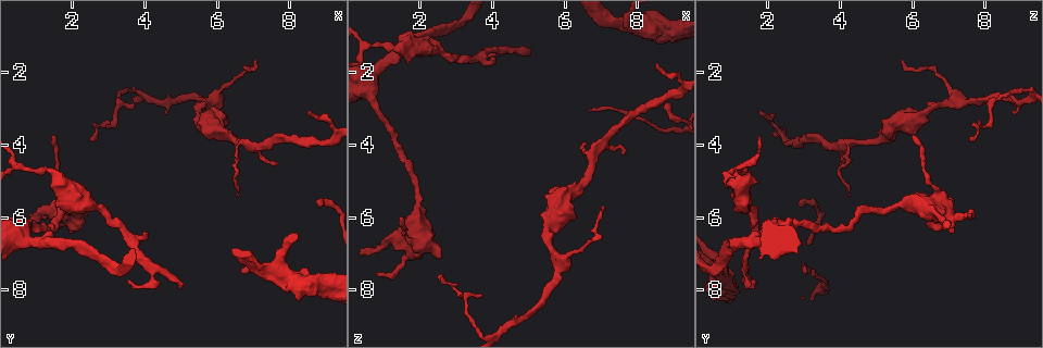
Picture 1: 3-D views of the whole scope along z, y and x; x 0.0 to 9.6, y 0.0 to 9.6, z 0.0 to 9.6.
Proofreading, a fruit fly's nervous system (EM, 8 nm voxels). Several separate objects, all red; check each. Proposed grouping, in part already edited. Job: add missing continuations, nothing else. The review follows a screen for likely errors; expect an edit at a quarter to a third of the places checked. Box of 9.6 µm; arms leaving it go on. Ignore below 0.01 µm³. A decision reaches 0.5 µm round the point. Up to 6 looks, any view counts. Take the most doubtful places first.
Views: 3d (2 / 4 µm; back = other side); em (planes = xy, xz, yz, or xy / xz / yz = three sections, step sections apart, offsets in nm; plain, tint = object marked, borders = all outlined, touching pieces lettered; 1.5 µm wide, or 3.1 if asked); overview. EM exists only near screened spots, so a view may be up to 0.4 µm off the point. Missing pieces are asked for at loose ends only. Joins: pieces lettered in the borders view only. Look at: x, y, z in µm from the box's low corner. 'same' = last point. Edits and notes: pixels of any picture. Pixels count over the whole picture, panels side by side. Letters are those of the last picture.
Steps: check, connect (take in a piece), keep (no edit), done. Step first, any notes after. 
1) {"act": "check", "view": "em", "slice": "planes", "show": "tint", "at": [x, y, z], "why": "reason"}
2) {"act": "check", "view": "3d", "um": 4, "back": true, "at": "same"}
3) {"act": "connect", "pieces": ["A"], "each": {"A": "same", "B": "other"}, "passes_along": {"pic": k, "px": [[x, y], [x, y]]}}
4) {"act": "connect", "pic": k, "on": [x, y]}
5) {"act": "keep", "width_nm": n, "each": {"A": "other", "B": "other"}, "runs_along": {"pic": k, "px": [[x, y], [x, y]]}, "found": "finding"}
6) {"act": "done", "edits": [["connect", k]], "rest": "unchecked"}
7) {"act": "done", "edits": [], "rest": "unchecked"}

{"act": "check", "view": "em", "slice": "planes", "show": "plain", "at": [7.70, 4.55, 4.20], "why": "free end"}

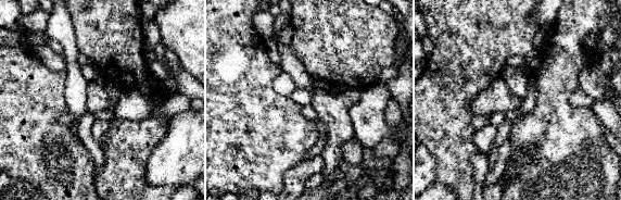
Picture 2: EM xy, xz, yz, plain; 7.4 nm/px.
{"act": "check", "view": "em", "slice": "planes", "show": "tint", "at": "same"}

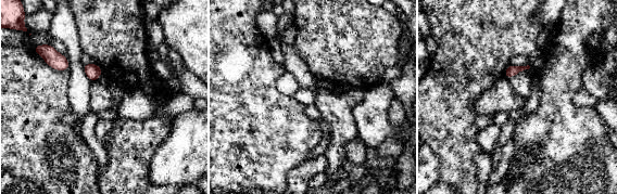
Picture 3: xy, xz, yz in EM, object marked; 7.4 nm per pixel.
{"act": "check", "view": "em", "slice": "planes", "show": "borders", "at": "same", "why": "what lies round it"}

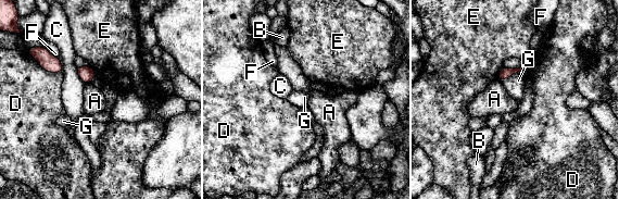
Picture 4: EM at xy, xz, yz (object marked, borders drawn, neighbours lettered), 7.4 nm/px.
{"act": "keep", "each": {"A": "other", "B": "other", "C": "other", "D": "other", "E": "other", "F": "other", "G": "other"}, "border": {"pic": 4, "px": [[522, 70], [500, 81]]}, "found": "no lettered piece goes on from it"}

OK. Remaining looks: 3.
{"act": "check", "view": "em", "slice": "planes", "show": "borders", "at": [2.60, 3.80, 7.50], "why": "free end"}

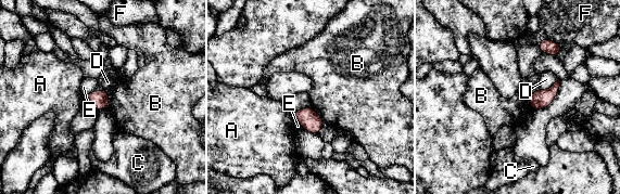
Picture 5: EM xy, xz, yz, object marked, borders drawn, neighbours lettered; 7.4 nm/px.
{"act": "keep", "each": {"A": "other", "B": "other", "C": "other", "D": "other", "E": "other", "F": "other"}, "border": {"pic": 5, "px": [[311, 106], [326, 123]]}, "found": "no lettered piece goes on from it"}

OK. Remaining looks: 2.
{"act": "check", "view": "em", "um": 3.1, "slice": "planes", "show": "borders", "at": [4.05, 6.45, 1.55], "why": "branch stops here"}

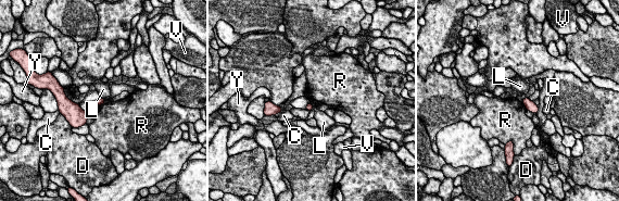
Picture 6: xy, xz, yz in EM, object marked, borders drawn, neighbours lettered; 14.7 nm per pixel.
{"act": "keep", "each": {"C": "other", "D": "other", "L": "other", "R": "other", "V": "other", "Y": "other"}, "border": {"pic": 6, "px": [[105, 101], [97, 107]]}, "found": "no lettered piece goes on from it"}

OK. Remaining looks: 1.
{"act": "done", "edits": [], "rest": "unchecked"}

